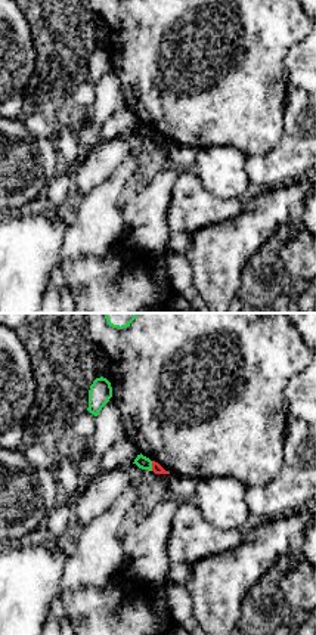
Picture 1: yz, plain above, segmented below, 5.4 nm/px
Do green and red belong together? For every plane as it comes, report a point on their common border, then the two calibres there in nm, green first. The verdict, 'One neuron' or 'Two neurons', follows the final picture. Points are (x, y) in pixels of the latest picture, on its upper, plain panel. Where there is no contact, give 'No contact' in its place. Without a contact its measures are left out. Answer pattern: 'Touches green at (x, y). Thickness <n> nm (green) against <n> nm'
Touches green at (151, 135). Thickness 70 nm (green) against 60 nm

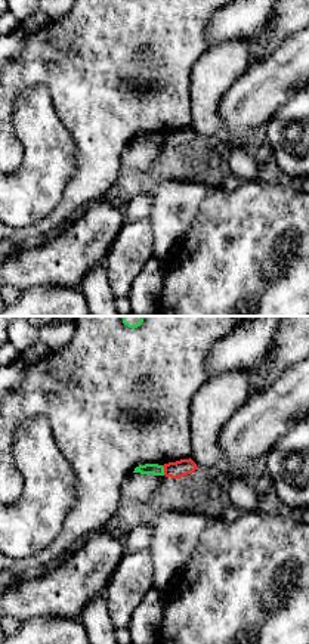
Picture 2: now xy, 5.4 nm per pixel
Touches green at (163, 139). Thickness 60 nm (green) against 90 nm

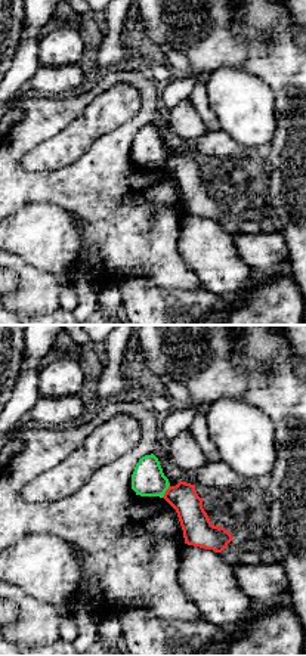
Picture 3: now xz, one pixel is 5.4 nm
Touches green at (166, 158). Thickness 180 nm (green) against 160 nm

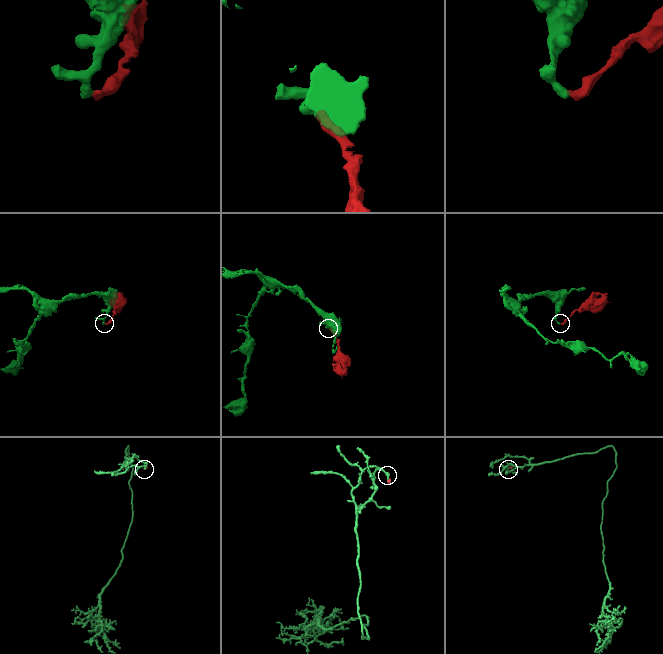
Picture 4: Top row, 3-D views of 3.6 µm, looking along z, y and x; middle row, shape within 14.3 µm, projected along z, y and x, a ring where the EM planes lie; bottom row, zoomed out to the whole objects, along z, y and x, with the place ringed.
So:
Two neurons

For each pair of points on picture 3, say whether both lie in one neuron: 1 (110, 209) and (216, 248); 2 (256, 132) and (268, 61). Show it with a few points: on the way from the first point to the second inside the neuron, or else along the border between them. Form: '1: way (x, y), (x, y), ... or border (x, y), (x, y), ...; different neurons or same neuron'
1: border (184, 213), (179, 222), (178, 251), (191, 268); different neurons
2: border (238, 67), (257, 76), (271, 89), (277, 114); different neurons

